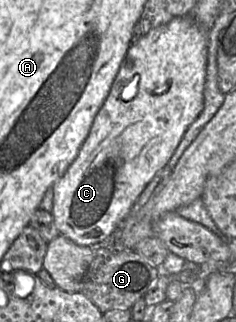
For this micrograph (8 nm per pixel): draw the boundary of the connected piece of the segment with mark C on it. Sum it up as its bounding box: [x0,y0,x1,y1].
[51,16,207,247]

